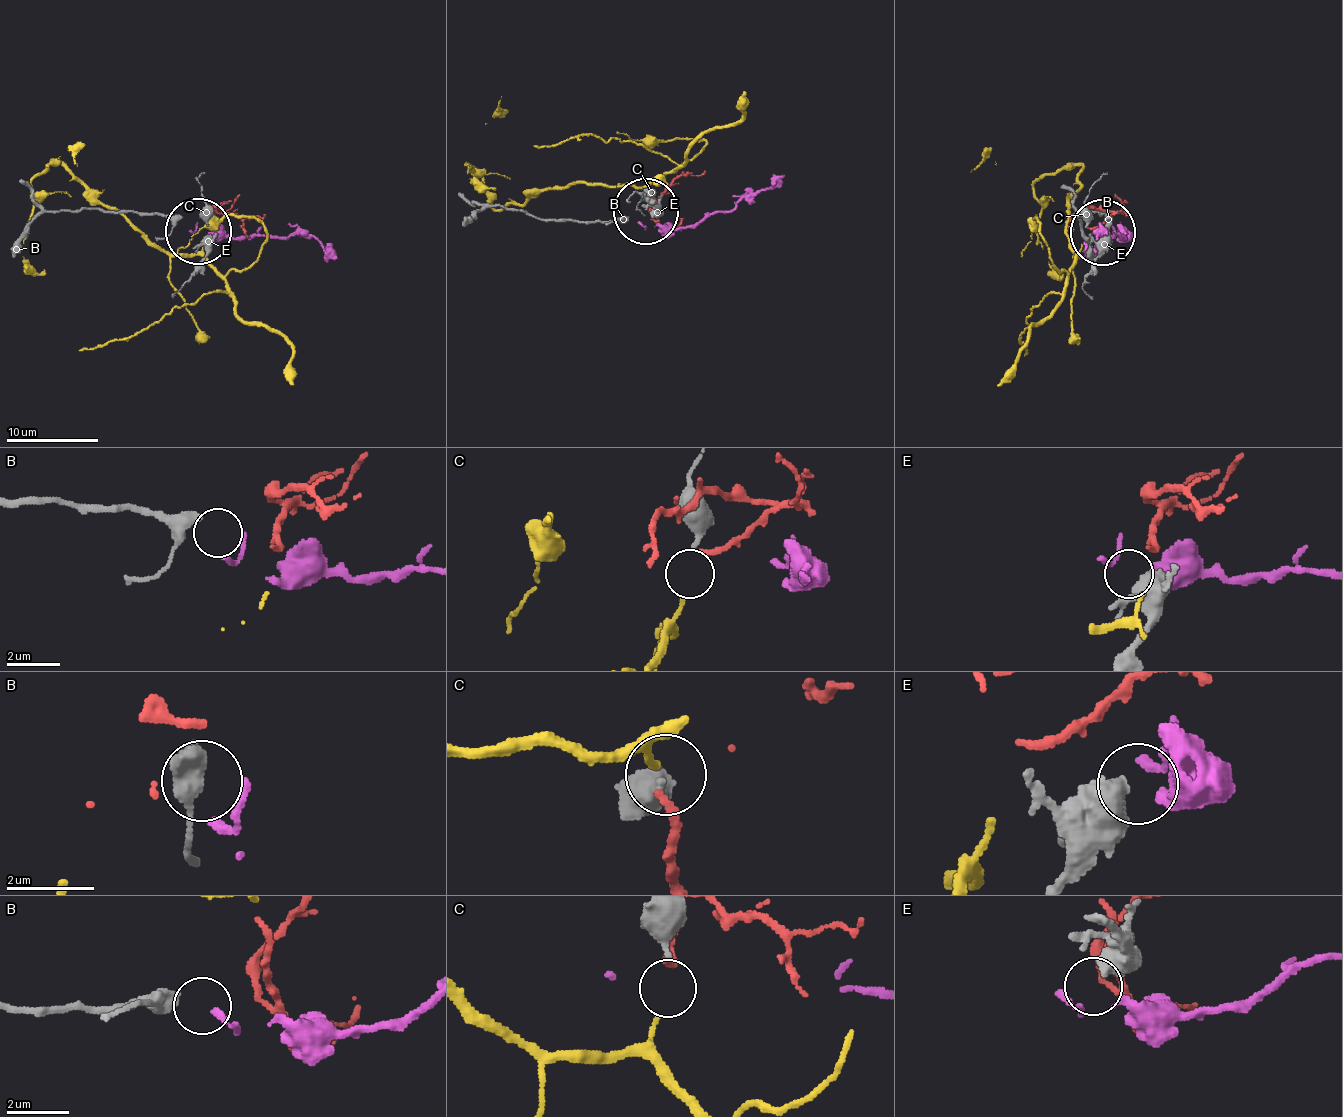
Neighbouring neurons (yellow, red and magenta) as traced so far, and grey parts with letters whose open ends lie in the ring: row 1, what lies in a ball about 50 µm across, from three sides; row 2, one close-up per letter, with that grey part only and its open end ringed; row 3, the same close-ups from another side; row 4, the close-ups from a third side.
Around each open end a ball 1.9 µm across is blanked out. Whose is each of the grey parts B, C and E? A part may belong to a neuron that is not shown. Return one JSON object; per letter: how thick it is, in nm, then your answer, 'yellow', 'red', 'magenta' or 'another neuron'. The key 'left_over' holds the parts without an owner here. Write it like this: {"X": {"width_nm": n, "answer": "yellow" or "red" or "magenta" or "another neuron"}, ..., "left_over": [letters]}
{"B": {"width_nm": 400, "answer": "magenta"}, "C": {"width_nm": 320, "answer": "yellow"}, "E": {"width_nm": 600, "answer": "another neuron"}, "left_over": ["E"]}

